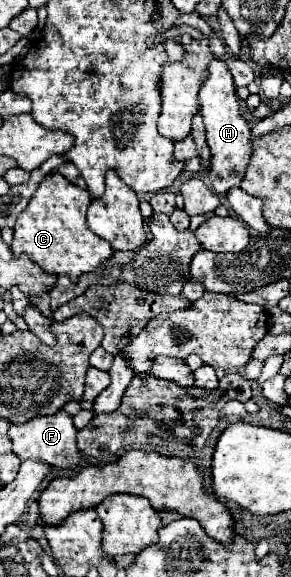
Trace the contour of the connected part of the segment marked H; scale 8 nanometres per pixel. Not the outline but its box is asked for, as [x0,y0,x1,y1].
[199,58,251,196]

